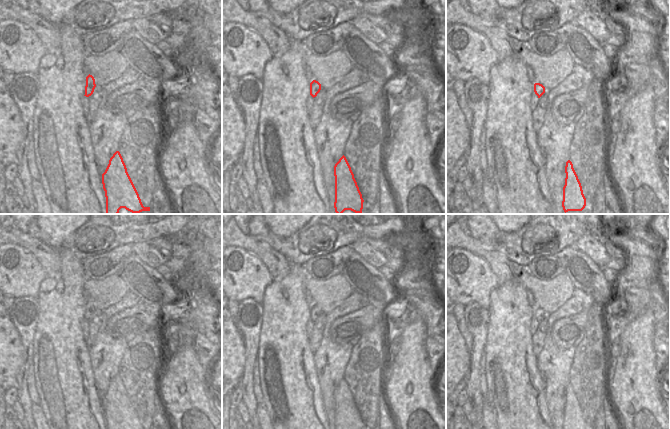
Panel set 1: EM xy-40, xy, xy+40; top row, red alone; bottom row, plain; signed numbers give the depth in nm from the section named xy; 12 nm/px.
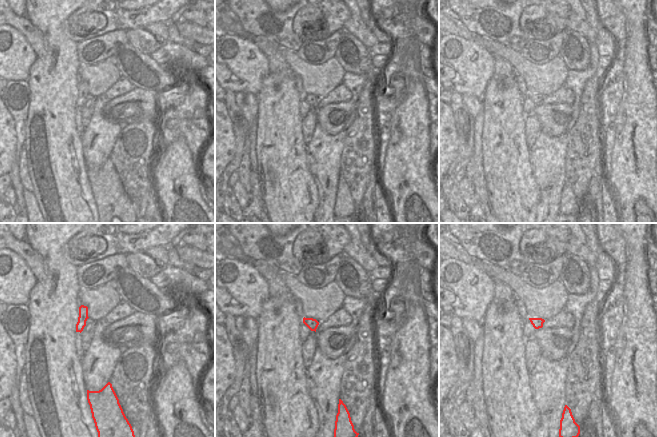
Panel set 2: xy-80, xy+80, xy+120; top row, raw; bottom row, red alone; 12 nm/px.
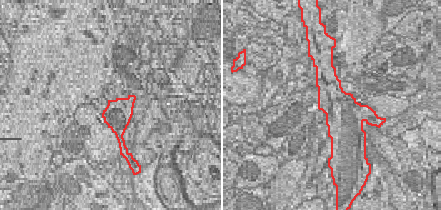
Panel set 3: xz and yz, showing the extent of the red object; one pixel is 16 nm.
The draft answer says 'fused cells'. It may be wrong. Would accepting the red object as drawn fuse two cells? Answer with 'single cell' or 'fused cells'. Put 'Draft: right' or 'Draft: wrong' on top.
Draft: wrong
single cell

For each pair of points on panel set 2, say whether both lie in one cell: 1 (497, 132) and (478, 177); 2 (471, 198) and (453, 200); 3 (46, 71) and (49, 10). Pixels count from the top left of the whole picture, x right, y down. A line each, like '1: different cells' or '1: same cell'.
1: different cells
2: different cells
3: same cell

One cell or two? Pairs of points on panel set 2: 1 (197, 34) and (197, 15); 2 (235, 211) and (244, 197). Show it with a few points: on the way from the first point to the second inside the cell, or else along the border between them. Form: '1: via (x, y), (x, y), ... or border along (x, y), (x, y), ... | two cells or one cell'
1: border along (185, 19), (204, 27) | two cells
2: border along (231, 187), (242, 209) | two cells

